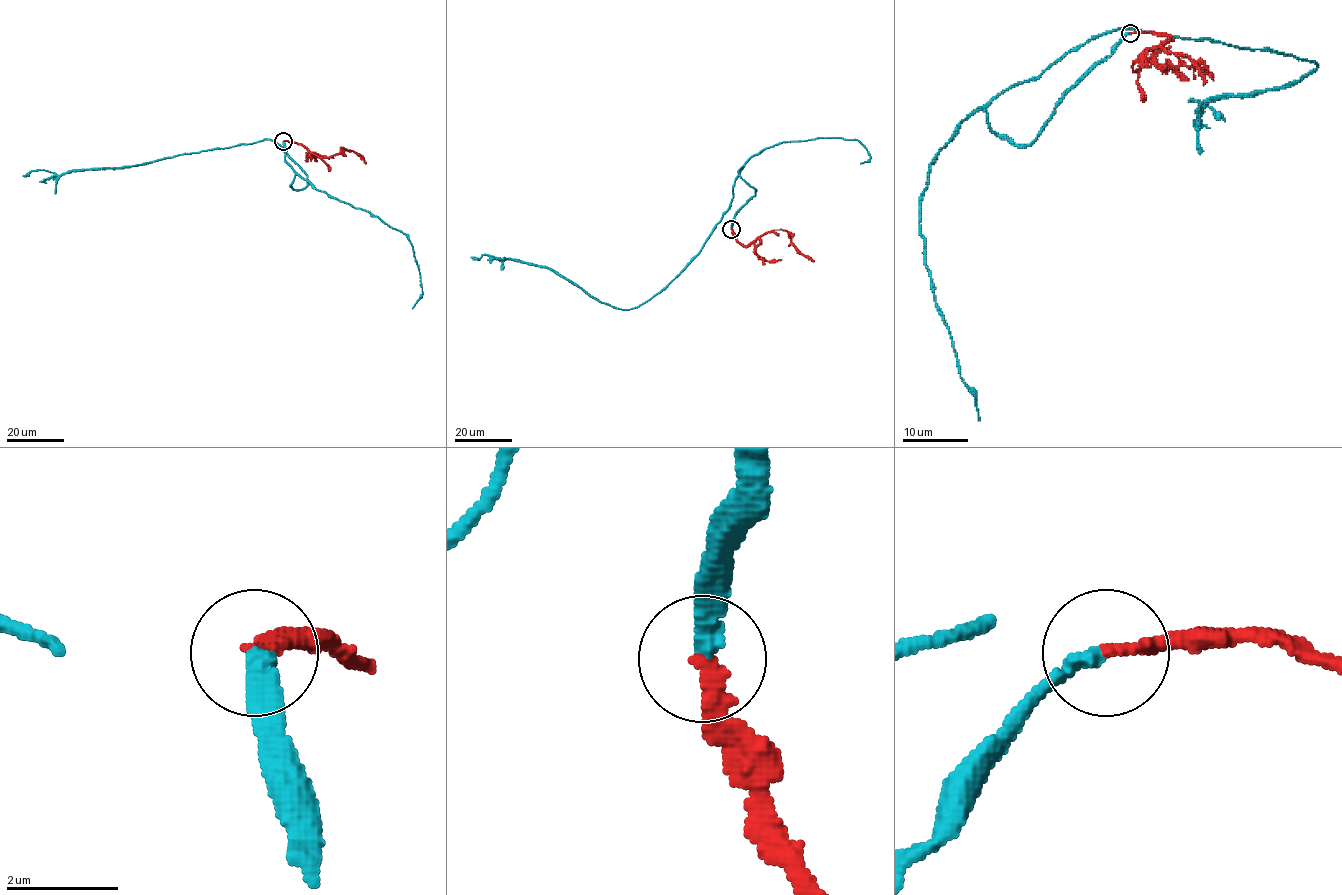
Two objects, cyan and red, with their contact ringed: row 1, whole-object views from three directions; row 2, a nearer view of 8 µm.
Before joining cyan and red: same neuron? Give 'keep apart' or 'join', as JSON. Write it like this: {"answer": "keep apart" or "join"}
{"answer": "join"}

